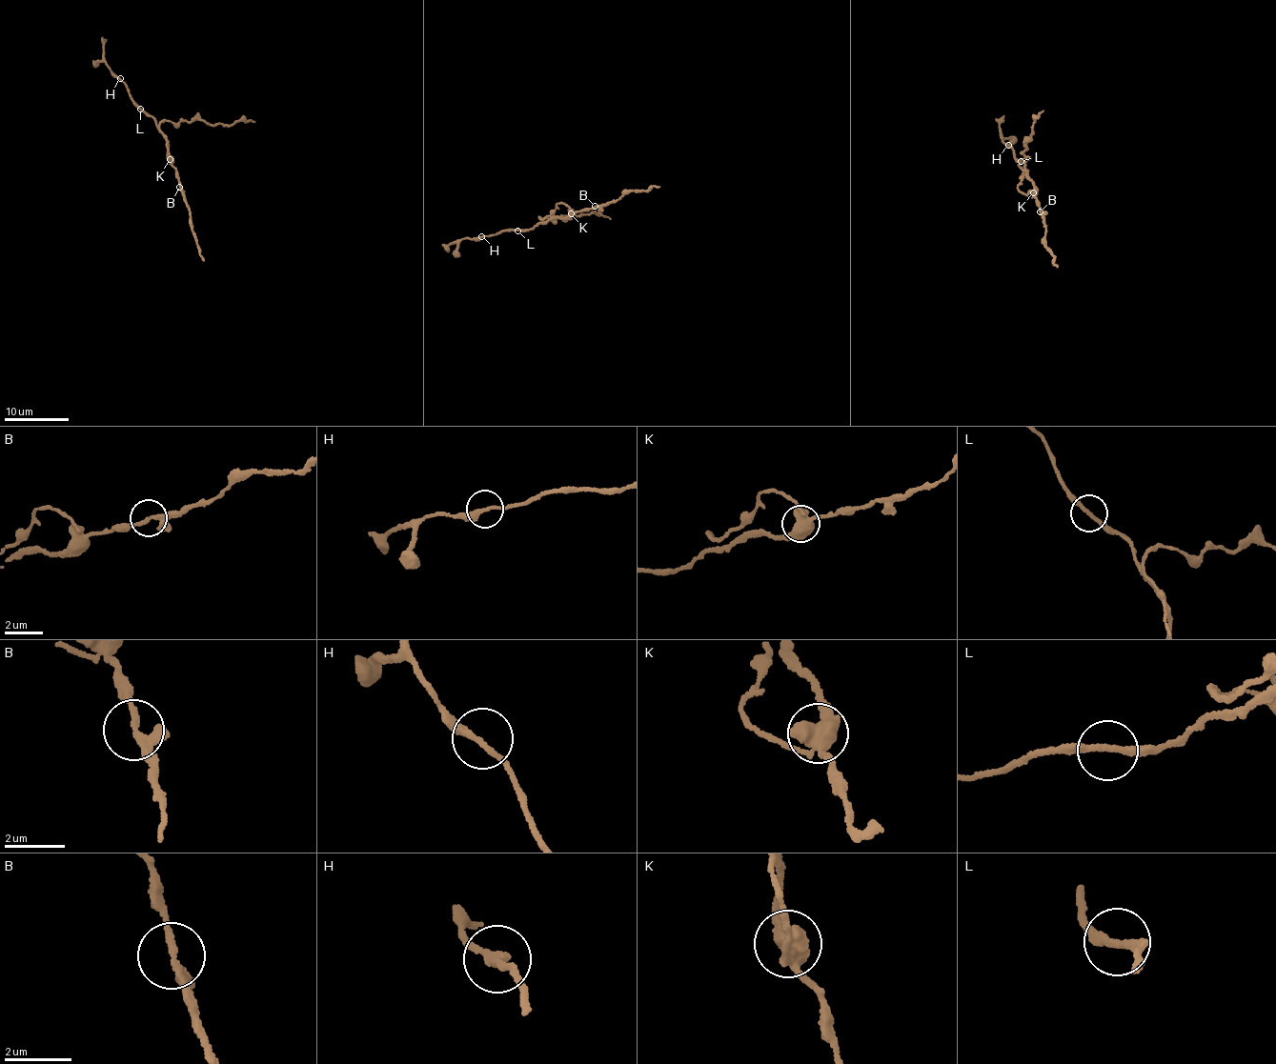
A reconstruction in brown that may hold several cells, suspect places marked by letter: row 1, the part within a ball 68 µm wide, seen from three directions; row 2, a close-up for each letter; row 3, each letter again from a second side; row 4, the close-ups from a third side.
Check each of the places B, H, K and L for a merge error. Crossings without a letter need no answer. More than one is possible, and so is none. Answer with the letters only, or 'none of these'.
K

